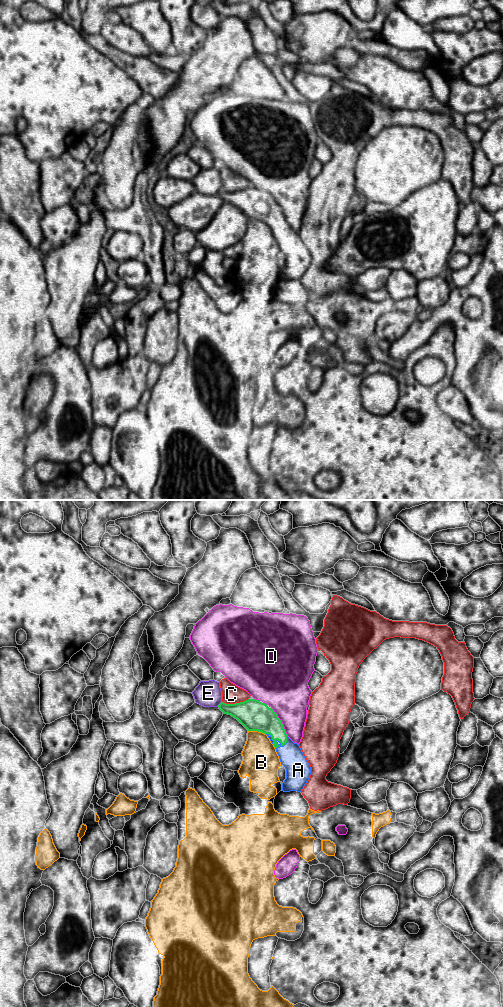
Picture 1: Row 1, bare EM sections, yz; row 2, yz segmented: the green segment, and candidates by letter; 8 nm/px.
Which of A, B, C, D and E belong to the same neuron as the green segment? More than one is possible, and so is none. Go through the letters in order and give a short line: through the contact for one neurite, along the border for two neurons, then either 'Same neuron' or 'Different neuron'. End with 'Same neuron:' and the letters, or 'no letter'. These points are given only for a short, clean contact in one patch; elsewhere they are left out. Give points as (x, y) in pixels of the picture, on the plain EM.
A: Same neuron
B: Different neuron
C: Different neuron
D: Different neuron
E: Different neuron
Same neuron: A

